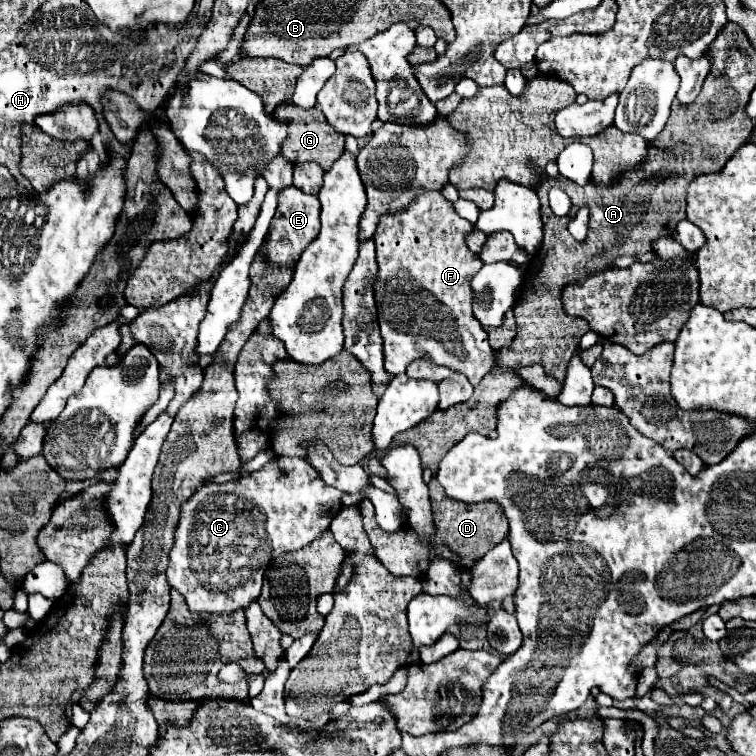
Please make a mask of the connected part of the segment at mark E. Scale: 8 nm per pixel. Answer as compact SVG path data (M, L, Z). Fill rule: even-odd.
M287 187L281 191L279 195L279 205L277 205L277 213L271 219L269 231L263 239L261 245L261 257L265 261L265 265L269 267L295 267L295 263L299 261L299 255L307 249L307 245L317 237L317 233L321 231L321 223L319 223L319 199L315 195L303 193L297 187Z

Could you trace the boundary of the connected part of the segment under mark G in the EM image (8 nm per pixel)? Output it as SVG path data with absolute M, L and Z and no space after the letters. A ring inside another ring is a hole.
M292 100L284 101L277 105L275 117L281 117L281 121L291 123L289 137L287 137L285 145L281 147L281 155L287 161L291 161L293 165L303 163L303 161L315 161L327 171L343 155L343 151L345 151L345 135L337 133L335 129L329 129L329 123L325 121L325 115L317 107L305 111L305 109L297 109Z

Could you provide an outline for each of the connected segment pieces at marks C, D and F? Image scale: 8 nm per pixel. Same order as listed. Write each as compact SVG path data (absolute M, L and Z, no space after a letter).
M277 457L275 461L269 461L267 465L263 465L259 471L253 471L253 473L241 477L239 481L229 481L229 483L221 483L221 485L219 483L207 483L207 485L203 485L201 489L197 489L197 495L193 495L183 505L181 521L179 521L177 533L175 533L175 545L173 545L171 555L169 555L169 569L167 569L169 585L173 589L177 589L185 597L185 601L187 601L187 605L189 605L189 609L193 613L219 613L219 615L223 615L223 613L233 613L235 609L247 609L259 597L259 593L261 593L261 583L263 583L263 573L265 573L267 561L271 557L275 557L277 551L287 551L287 549L293 549L295 551L295 549L301 549L301 547L309 545L317 537L321 537L329 529L333 515L343 507L343 503L341 503L341 497L343 495L345 493L341 489L335 489L335 487L327 485L319 477L317 469L311 467L307 461L303 461L299 457Z
M437 479L429 483L429 493L431 493L431 503L433 503L433 519L437 525L437 535L433 537L431 545L435 547L439 555L451 559L455 565L463 569L473 567L489 549L493 549L507 535L507 521L501 515L501 509L497 505L457 503L445 495Z
M427 191L413 199L411 205L405 207L401 213L381 217L377 233L373 237L379 263L379 277L373 289L379 309L385 371L401 375L415 359L429 359L435 365L443 365L451 371L463 373L471 385L477 385L493 367L493 349L487 343L487 333L471 311L471 279L483 265L481 259L465 245L465 237L471 231L473 225L467 219L459 217L453 209L453 203L445 201L439 191Z

